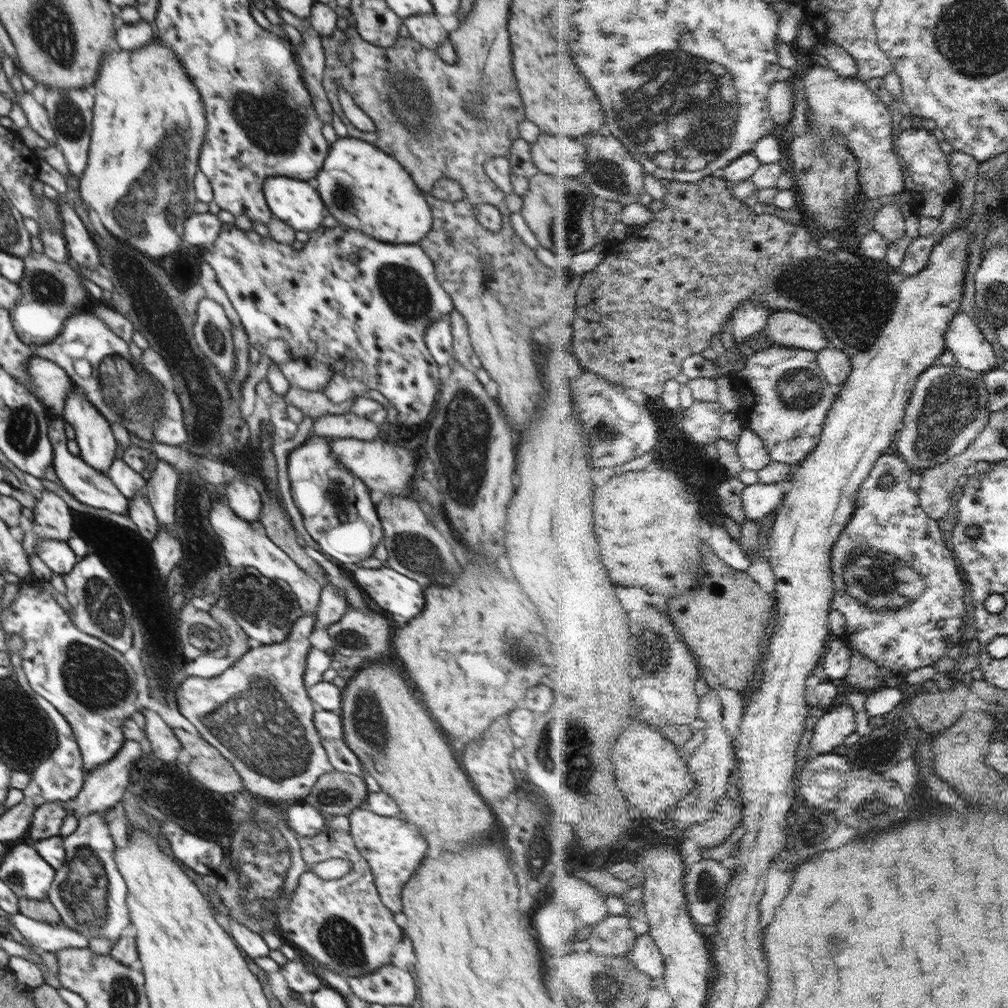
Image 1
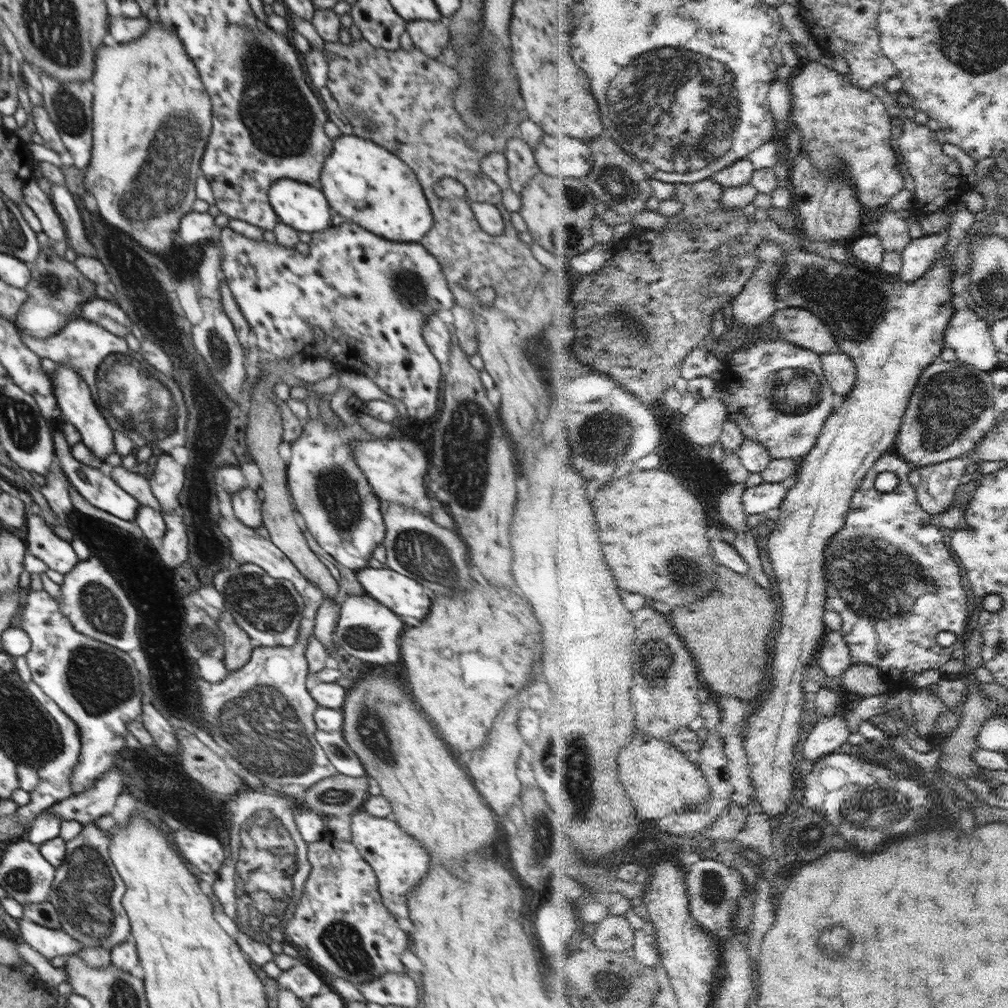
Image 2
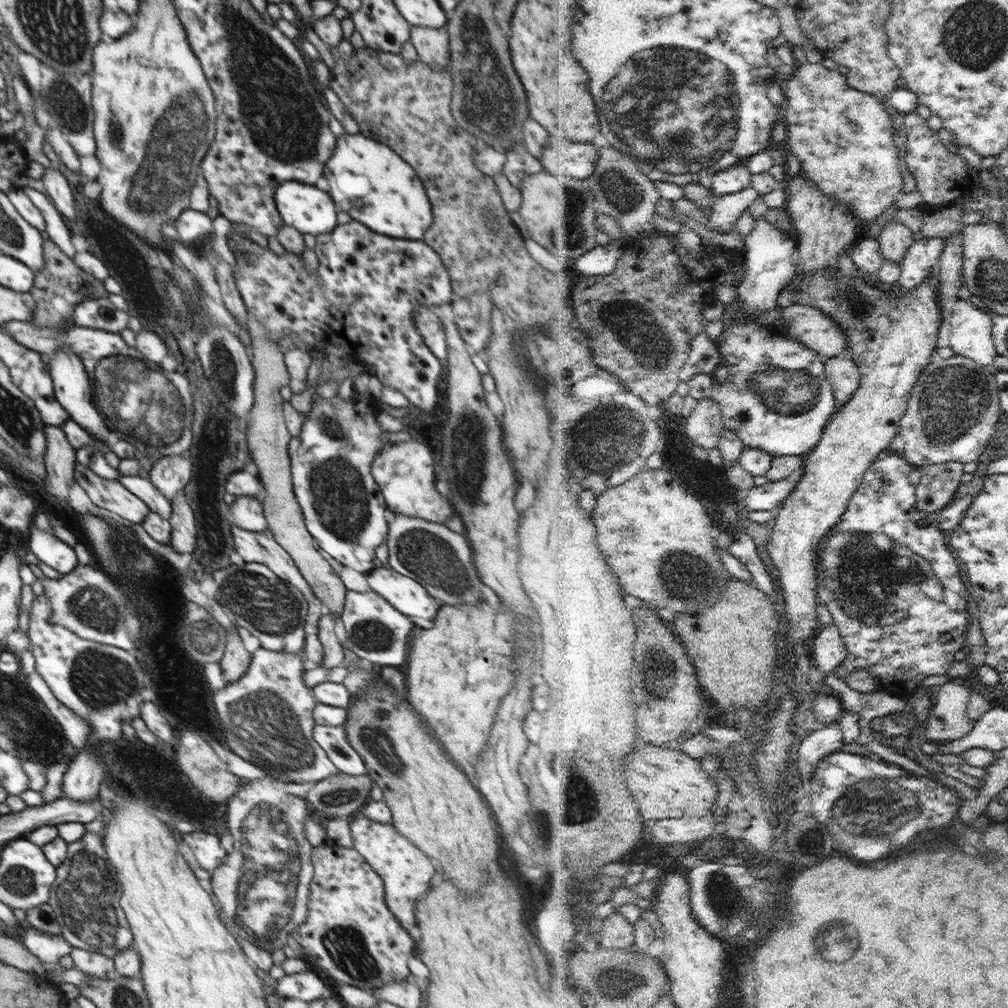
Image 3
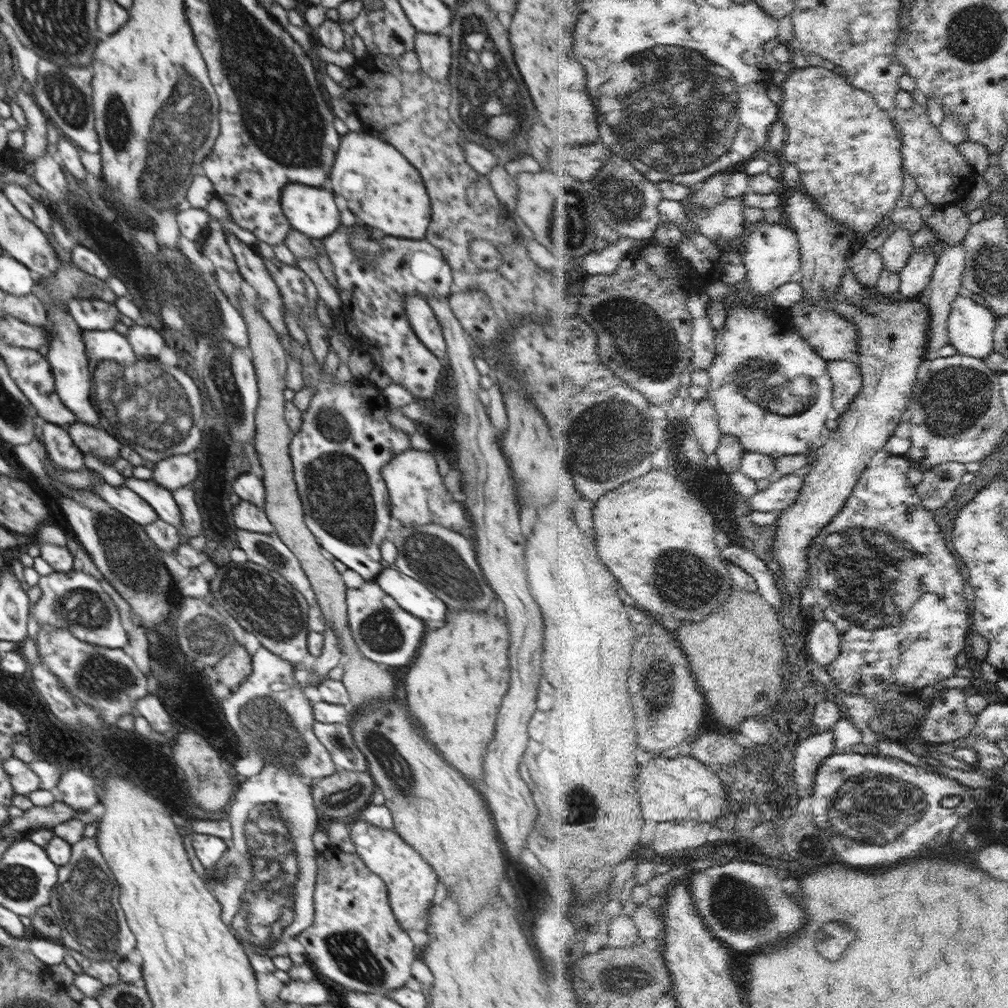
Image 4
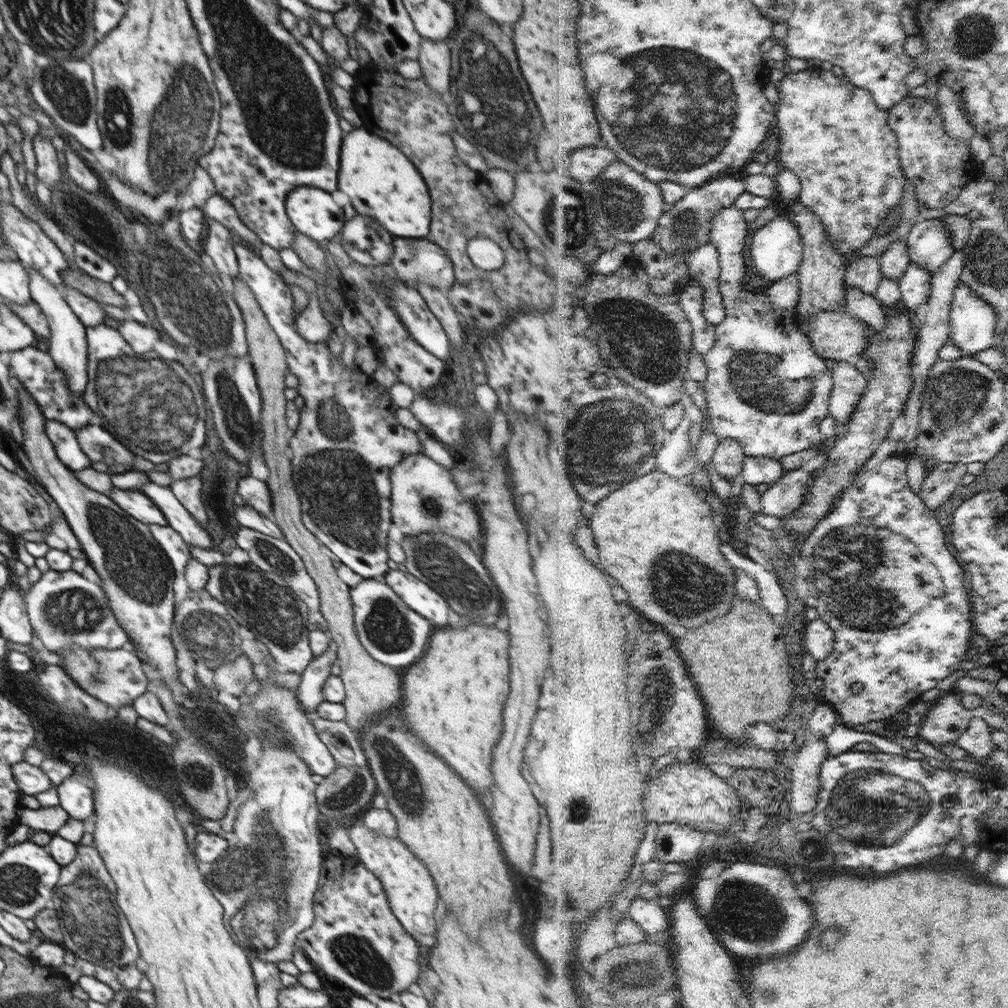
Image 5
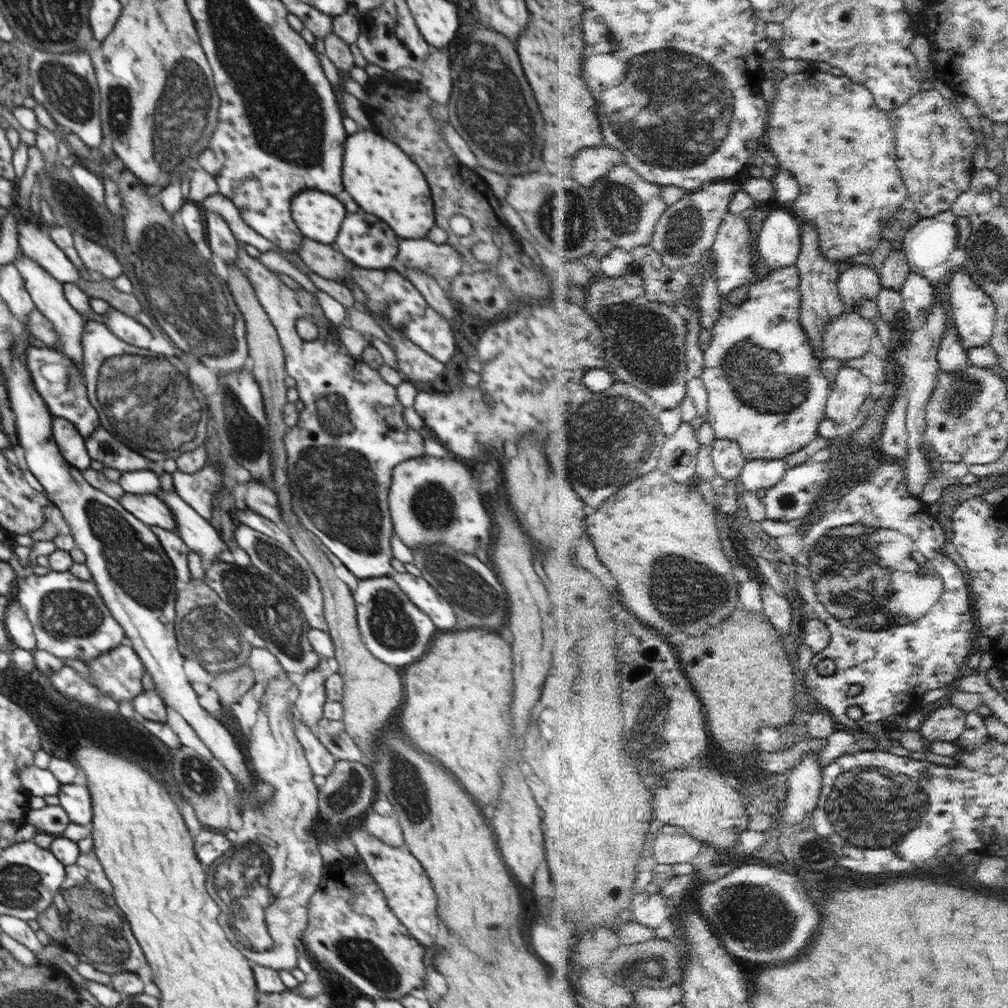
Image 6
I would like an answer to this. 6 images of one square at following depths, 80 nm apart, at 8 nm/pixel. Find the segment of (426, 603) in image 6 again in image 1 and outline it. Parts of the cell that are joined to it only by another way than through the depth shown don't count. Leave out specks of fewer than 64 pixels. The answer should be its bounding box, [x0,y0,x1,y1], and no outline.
[353,568,424,623]

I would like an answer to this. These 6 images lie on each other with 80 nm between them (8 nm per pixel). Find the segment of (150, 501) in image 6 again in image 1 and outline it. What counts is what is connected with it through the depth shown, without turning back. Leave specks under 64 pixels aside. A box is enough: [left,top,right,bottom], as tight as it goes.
[48,416,129,514]

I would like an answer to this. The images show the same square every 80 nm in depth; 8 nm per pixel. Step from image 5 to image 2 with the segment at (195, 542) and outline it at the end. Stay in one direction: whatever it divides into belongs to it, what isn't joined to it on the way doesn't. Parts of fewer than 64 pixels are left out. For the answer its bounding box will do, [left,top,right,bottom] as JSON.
[107,465,161,511]

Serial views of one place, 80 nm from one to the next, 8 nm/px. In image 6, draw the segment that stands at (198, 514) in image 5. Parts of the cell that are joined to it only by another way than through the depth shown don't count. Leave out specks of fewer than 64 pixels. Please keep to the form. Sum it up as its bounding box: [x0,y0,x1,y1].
[171,460,223,521]

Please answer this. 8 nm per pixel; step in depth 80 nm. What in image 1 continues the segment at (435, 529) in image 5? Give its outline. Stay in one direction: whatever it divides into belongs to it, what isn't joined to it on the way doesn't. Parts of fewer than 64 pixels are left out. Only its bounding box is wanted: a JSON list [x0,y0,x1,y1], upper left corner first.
[331,438,420,498]

